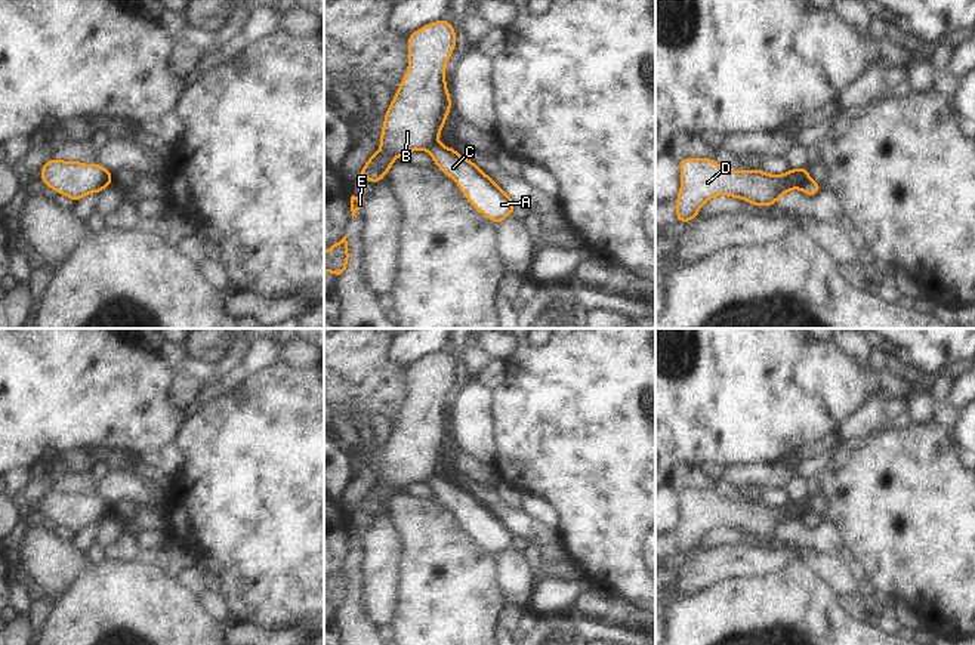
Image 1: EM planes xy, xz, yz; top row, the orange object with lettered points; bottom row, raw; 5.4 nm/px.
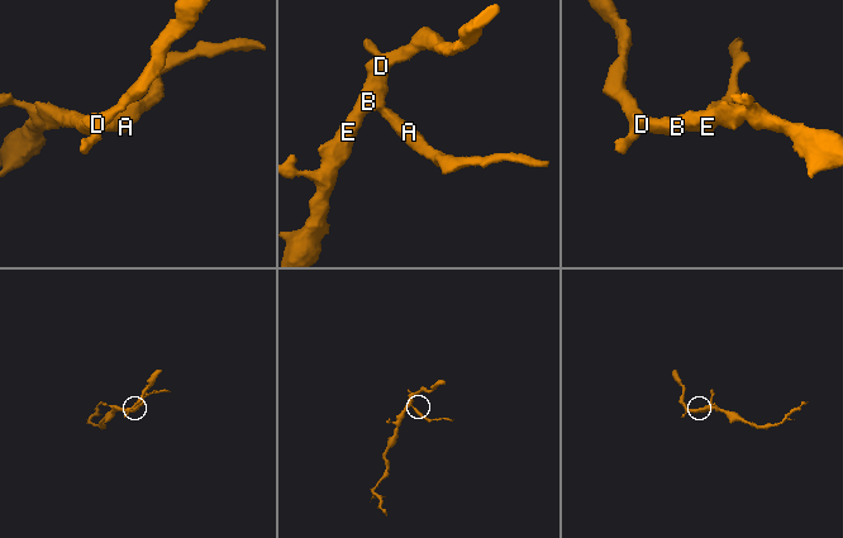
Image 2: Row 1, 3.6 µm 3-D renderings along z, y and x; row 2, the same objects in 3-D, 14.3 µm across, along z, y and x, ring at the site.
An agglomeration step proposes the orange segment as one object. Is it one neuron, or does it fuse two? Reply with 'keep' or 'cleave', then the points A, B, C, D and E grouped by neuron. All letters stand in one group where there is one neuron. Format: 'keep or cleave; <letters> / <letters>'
cleave; A C / B D E

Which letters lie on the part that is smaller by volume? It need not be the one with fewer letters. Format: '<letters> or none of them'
A, C

